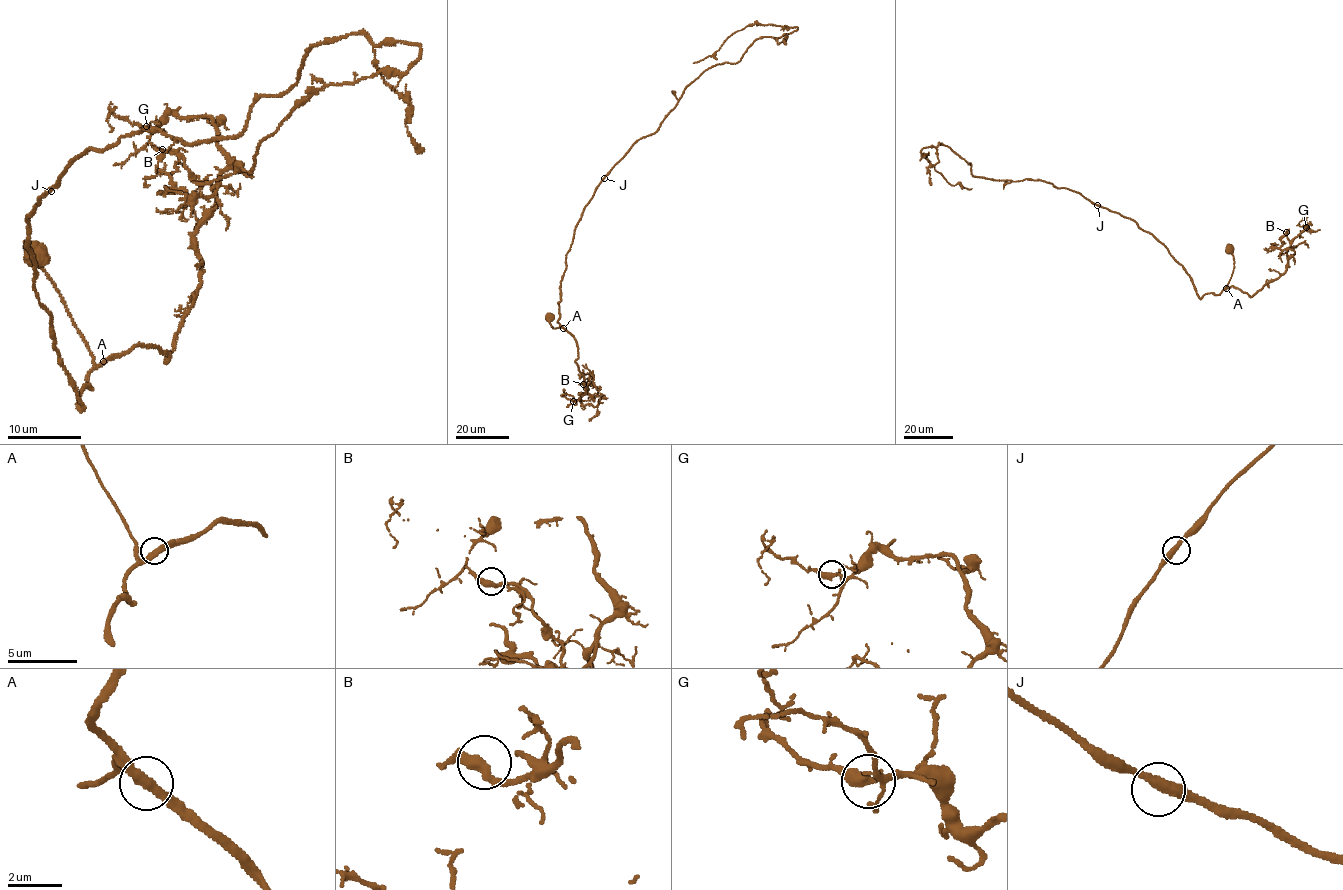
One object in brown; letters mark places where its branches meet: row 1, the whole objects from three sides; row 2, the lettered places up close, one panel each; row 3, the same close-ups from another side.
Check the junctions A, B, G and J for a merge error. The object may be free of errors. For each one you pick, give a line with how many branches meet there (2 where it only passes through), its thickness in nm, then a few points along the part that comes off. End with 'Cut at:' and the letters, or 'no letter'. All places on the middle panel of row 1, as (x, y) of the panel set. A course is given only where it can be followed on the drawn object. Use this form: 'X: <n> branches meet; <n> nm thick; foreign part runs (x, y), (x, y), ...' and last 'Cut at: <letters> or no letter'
Cut at: no letter

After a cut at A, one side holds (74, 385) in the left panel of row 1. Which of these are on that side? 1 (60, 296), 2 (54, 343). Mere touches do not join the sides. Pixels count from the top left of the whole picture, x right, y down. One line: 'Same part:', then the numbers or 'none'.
Same part: 2

